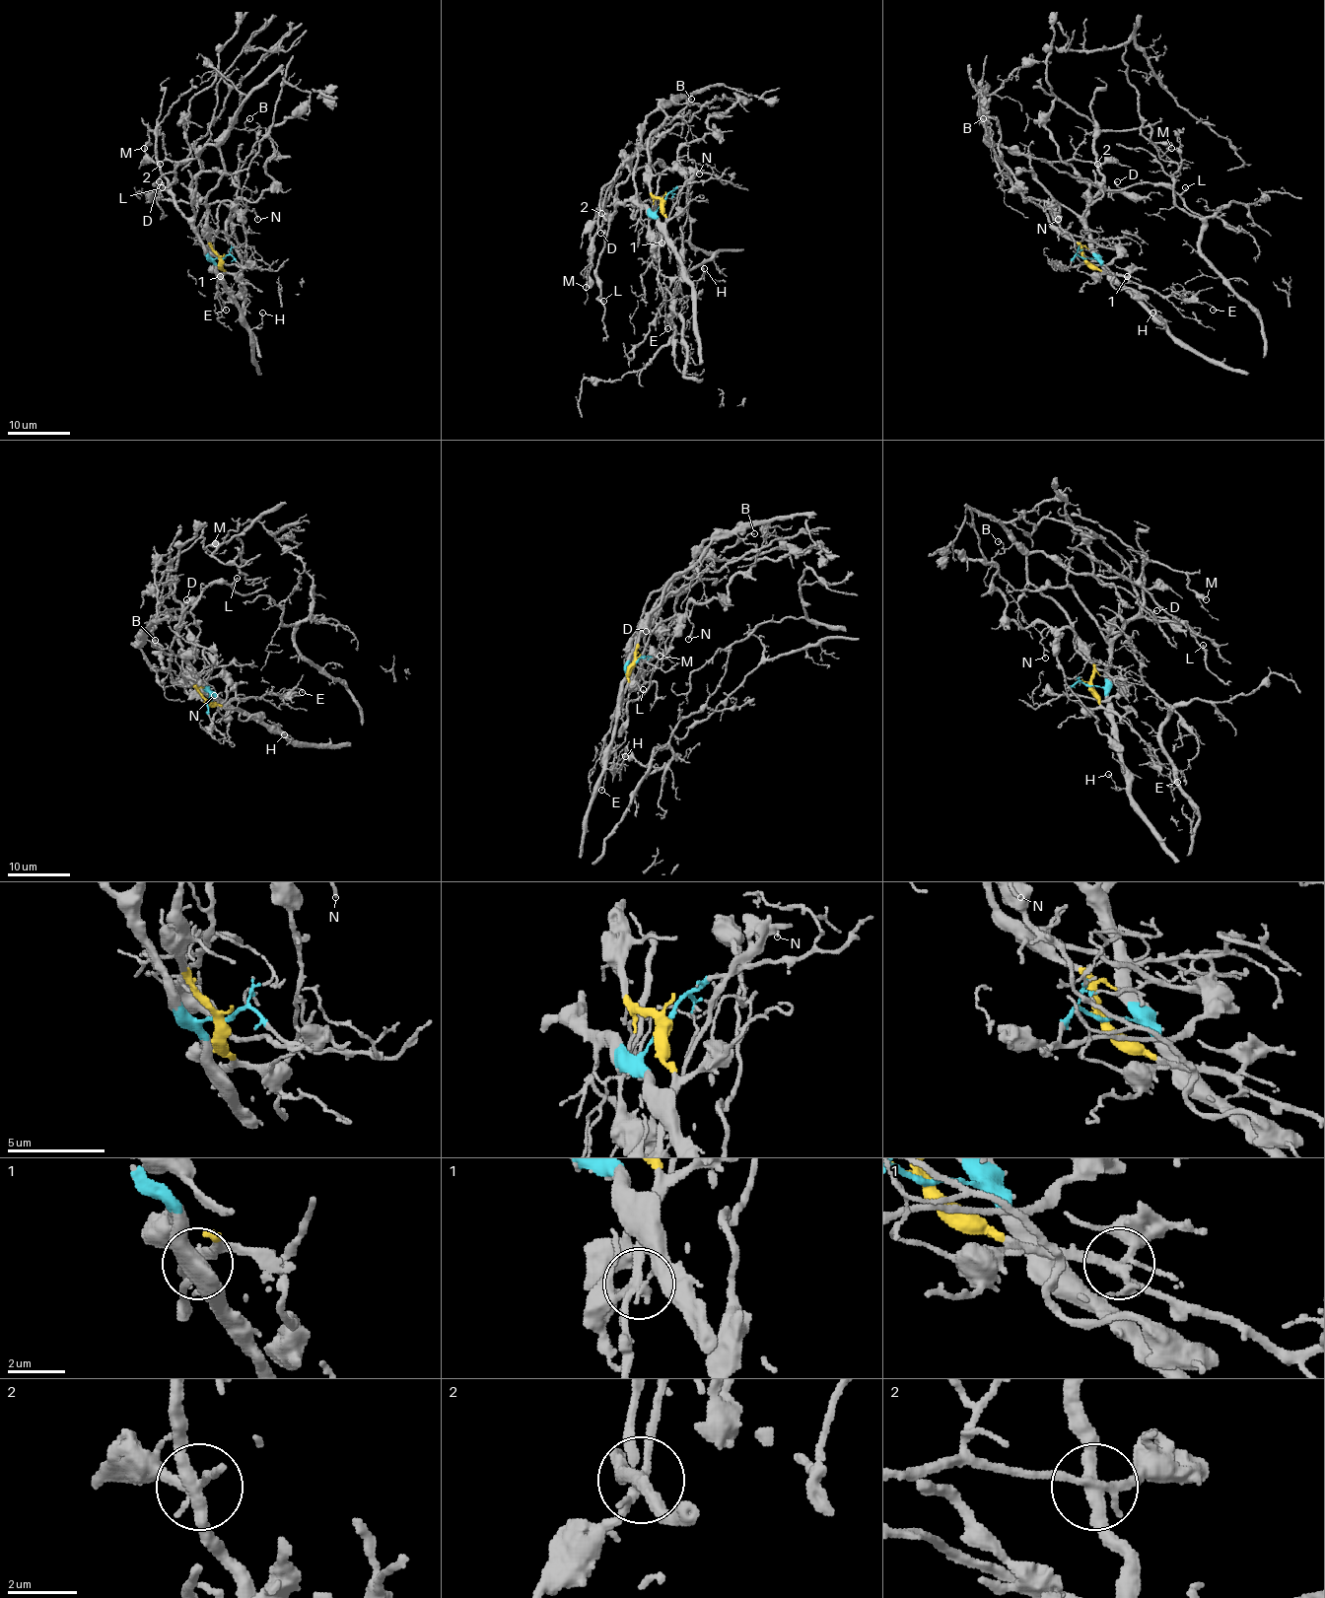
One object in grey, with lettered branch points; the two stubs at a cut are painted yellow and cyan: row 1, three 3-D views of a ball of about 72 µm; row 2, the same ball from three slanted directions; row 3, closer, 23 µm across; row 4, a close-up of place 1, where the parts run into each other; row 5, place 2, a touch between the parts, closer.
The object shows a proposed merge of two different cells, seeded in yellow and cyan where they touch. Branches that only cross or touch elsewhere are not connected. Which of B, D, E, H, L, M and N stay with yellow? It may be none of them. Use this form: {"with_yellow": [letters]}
{"with_yellow": ["B", "E", "N"]}

